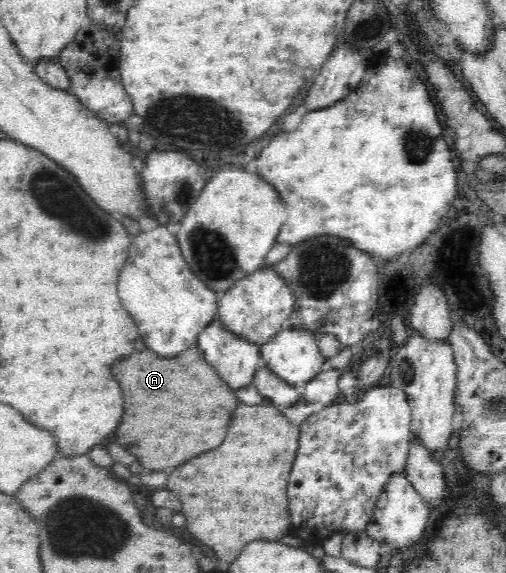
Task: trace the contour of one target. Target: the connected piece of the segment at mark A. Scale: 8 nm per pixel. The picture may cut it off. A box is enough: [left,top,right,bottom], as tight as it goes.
[113,347,237,467]

